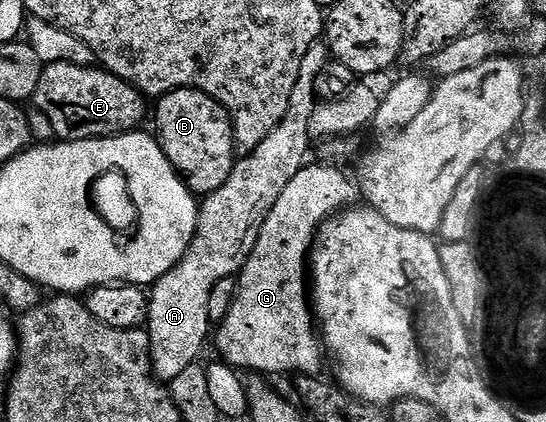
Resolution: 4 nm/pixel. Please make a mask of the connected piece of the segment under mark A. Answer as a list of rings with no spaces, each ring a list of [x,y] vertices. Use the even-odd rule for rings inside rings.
[[[321,43],[313,45],[311,51],[303,55],[303,67],[299,67],[299,79],[295,83],[295,91],[291,91],[287,115],[283,115],[279,127],[275,127],[275,131],[271,131],[271,135],[259,143],[259,147],[248,150],[234,164],[227,183],[200,202],[197,230],[183,259],[179,259],[179,263],[171,267],[167,275],[151,286],[147,328],[151,339],[153,376],[158,381],[173,381],[175,375],[202,360],[205,340],[211,337],[207,311],[207,303],[211,303],[211,290],[219,279],[240,274],[259,239],[259,231],[271,207],[275,207],[275,199],[283,195],[287,183],[291,183],[291,179],[295,179],[295,175],[305,168],[305,156],[311,144],[309,120],[319,100],[317,76],[320,78],[324,74],[330,60],[328,48]]]

